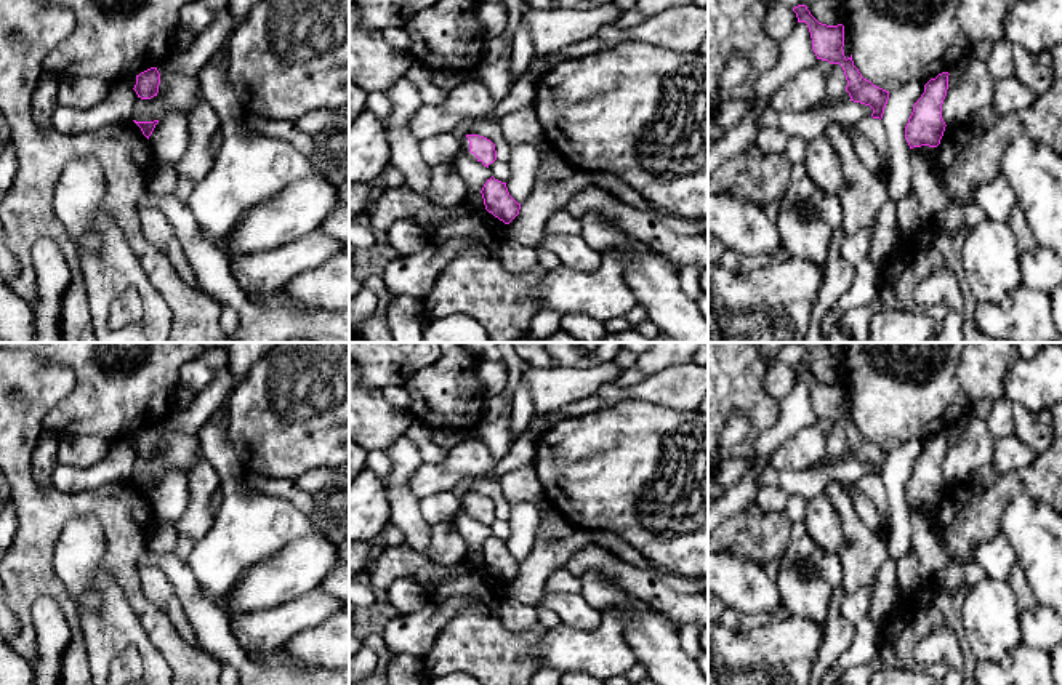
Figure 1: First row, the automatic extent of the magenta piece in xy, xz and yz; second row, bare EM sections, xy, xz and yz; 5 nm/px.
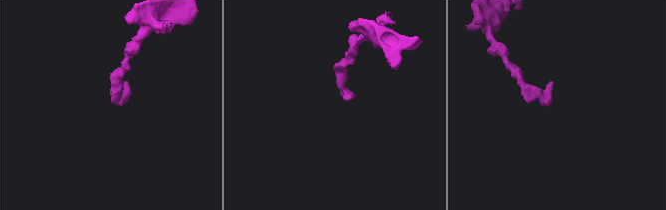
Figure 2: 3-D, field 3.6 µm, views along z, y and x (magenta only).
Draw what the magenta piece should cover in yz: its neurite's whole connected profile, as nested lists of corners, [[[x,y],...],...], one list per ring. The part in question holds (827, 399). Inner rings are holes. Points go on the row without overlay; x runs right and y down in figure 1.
[[[798,363],[793,370],[796,371],[798,381],[807,383],[817,418],[843,426],[847,439],[846,450],[849,451],[851,459],[870,464],[873,467],[871,475],[881,479],[889,458],[889,450],[863,437],[854,424],[852,413],[849,416],[844,415],[844,384],[827,384],[819,381],[806,363]]]

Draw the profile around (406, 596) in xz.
[[[399,579],[386,591],[388,603],[399,613],[399,616],[416,613],[429,600],[428,591],[412,579]]]

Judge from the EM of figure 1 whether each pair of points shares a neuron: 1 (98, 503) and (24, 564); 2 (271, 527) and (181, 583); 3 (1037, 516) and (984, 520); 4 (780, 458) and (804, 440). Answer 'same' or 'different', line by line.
1: same
2: different
3: different
4: same

